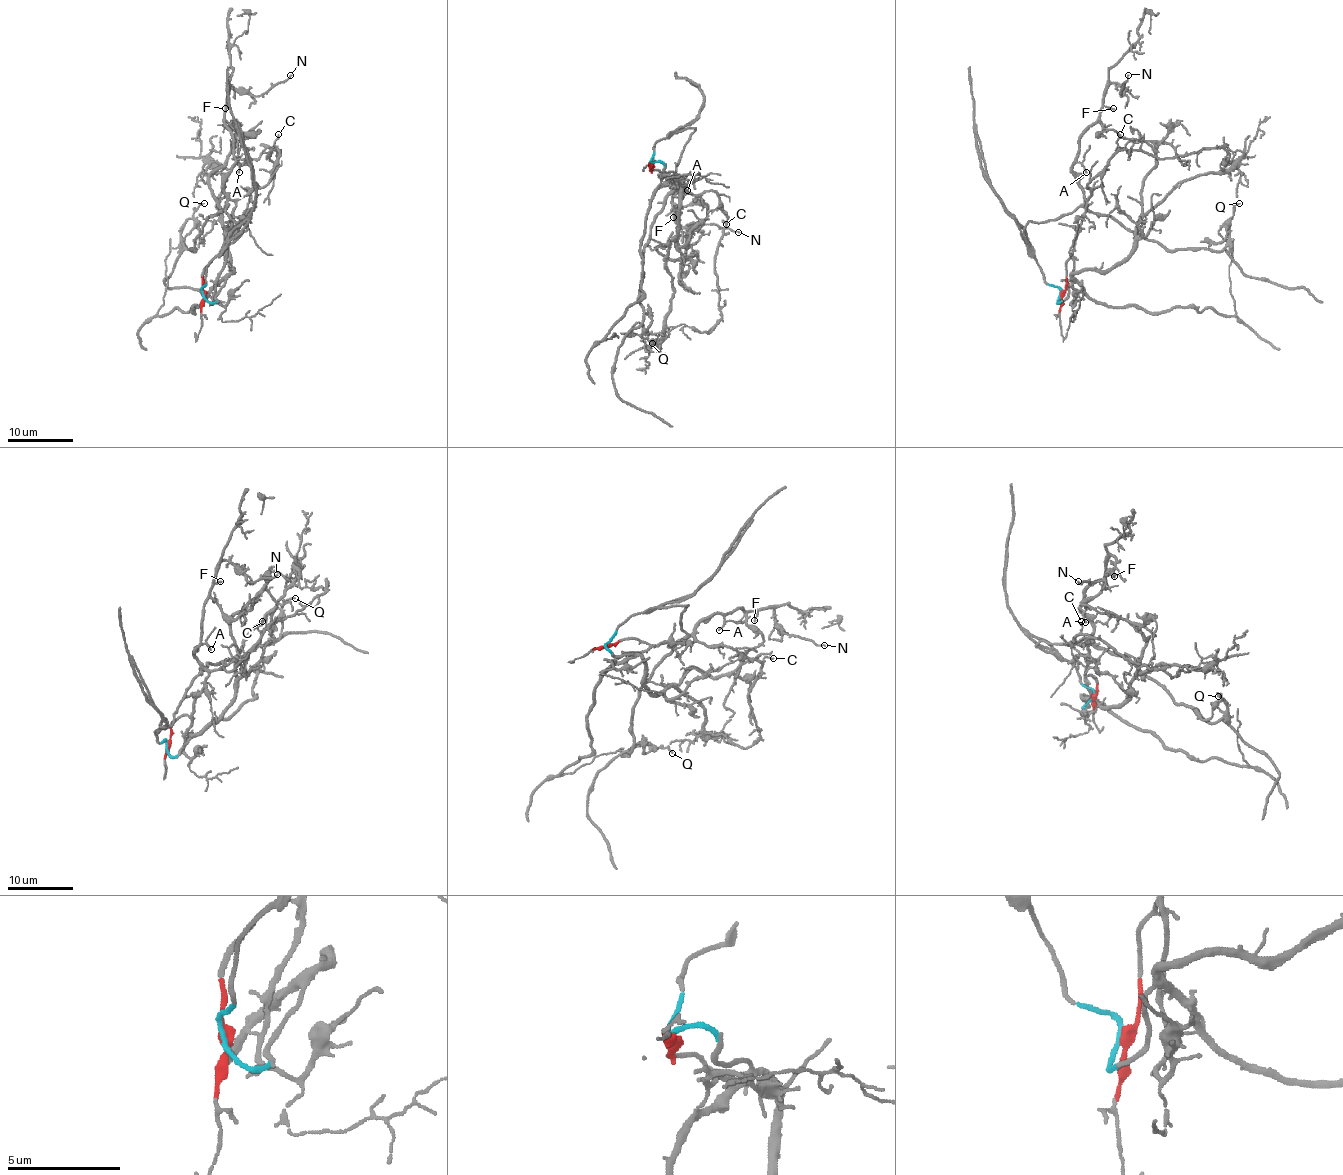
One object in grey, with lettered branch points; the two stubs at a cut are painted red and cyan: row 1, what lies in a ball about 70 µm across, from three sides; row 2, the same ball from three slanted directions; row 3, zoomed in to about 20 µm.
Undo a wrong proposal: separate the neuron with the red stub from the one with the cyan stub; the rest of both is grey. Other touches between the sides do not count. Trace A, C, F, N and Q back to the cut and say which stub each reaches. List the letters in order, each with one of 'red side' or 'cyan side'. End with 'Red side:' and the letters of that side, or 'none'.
A: red side
C: red side
F: red side
N: red side
Q: red side
Red side: A, C, F, N, Q

